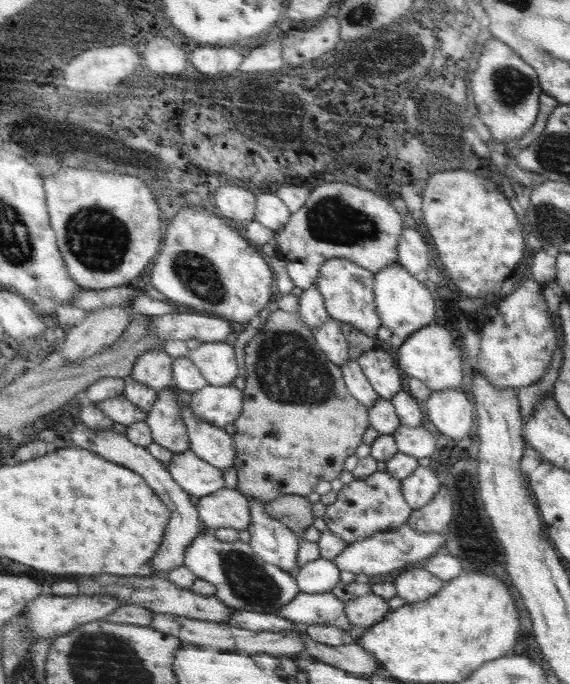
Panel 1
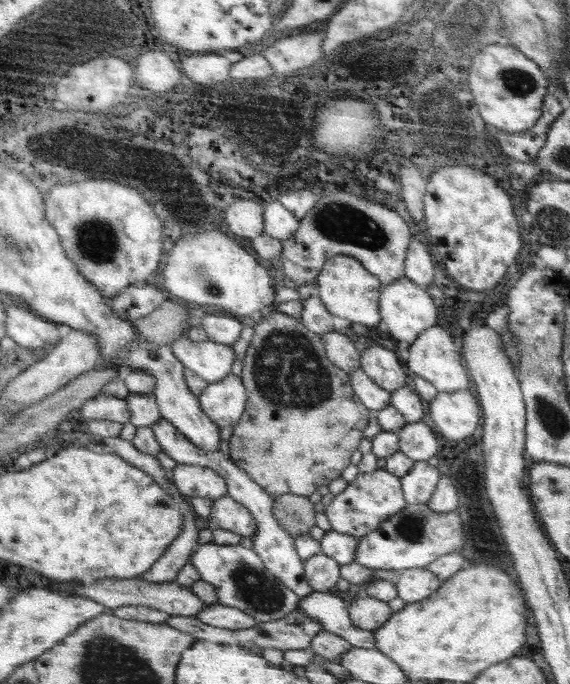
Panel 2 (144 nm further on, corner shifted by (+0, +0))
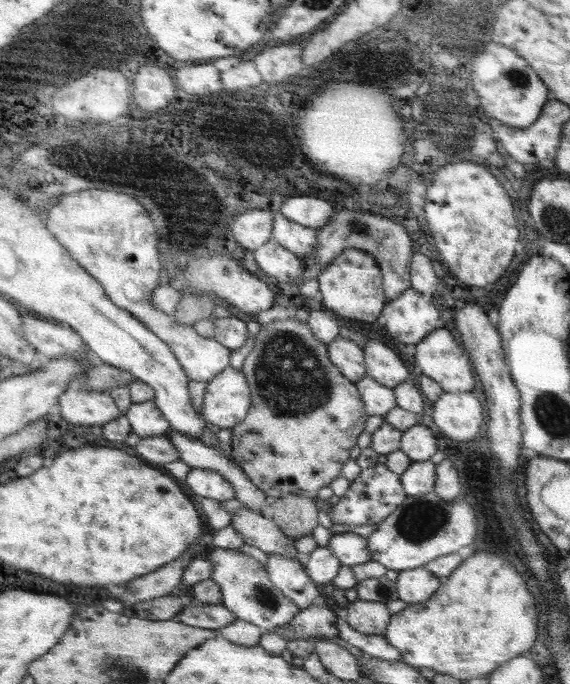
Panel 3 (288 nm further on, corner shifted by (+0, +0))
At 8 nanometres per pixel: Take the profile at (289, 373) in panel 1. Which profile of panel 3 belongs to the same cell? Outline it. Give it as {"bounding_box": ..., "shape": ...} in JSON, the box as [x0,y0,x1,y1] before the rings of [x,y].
{"bounding_box":[233,318,367,500],"shape":[[[297,318],[273,320],[263,326],[255,350],[249,354],[243,372],[251,386],[251,410],[249,416],[233,432],[233,450],[237,466],[257,482],[271,500],[279,500],[285,494],[299,494],[305,498],[317,498],[323,486],[331,486],[335,478],[343,476],[343,468],[351,462],[351,450],[357,446],[359,434],[367,432],[367,406],[355,382],[351,382],[343,370],[331,360],[329,344],[321,342],[307,322]]]}

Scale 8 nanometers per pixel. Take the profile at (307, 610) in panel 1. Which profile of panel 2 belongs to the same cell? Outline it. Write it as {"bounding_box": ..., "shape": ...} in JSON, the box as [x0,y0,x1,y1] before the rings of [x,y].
{"bounding_box":[299,592,377,650],"shape":[[[333,592],[309,594],[307,598],[301,600],[299,610],[305,612],[309,618],[317,620],[321,626],[325,626],[325,630],[347,638],[355,648],[367,648],[367,650],[377,648],[375,632],[355,626],[349,604],[341,596],[335,596]]]}

